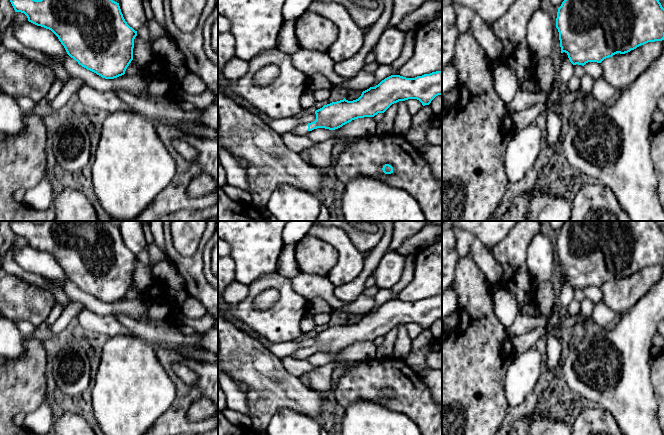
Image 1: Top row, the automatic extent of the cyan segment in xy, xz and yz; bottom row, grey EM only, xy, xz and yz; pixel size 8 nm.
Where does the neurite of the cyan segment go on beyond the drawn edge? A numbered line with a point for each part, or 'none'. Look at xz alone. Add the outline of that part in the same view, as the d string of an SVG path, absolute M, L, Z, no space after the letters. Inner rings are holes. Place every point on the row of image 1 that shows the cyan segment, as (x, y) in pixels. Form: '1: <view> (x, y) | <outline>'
1: xz (302, 128) | M300 124L297 126L294 131L296 134L305 134L308 132L308 125L307 124Z

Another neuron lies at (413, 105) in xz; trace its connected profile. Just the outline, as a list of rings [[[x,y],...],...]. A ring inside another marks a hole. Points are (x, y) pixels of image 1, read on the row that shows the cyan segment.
[[[408,99],[405,100],[405,103],[407,106],[407,110],[411,116],[416,114],[423,106],[422,103],[417,99]]]

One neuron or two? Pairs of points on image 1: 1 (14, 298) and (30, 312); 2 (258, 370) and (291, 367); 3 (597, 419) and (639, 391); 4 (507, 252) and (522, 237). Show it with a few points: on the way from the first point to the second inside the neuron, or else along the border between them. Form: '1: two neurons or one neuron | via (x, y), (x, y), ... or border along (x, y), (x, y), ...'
1: one neuron | via (18, 301), (26, 308)
2: two neurons | border along (280, 359), (283, 366), (289, 372), (299, 376)
3: two neurons | border along (597, 405), (605, 409), (618, 424)
4: one neuron | via (511, 248), (518, 241)

